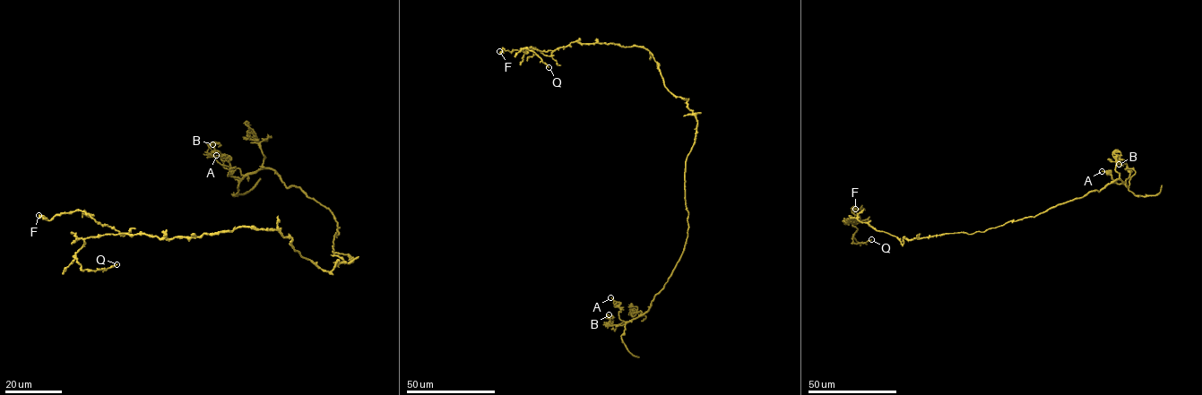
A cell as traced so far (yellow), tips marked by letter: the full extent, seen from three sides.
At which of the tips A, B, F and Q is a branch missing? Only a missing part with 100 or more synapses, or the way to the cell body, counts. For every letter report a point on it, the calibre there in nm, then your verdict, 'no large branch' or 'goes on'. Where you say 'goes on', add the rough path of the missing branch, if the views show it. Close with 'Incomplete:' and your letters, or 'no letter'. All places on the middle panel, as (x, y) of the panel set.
A: at (610, 297); 170 nm thick; no large branch
B: at (609, 314); 170 nm thick; no large branch
F: at (499, 51); 550 nm thick; no large branch
Q: at (549, 67); 170 nm thick; no large branch
Incomplete: no letter

